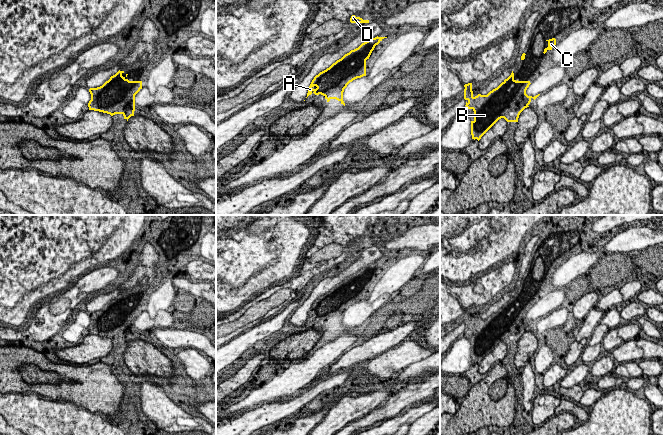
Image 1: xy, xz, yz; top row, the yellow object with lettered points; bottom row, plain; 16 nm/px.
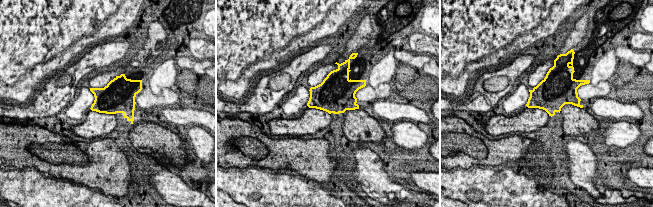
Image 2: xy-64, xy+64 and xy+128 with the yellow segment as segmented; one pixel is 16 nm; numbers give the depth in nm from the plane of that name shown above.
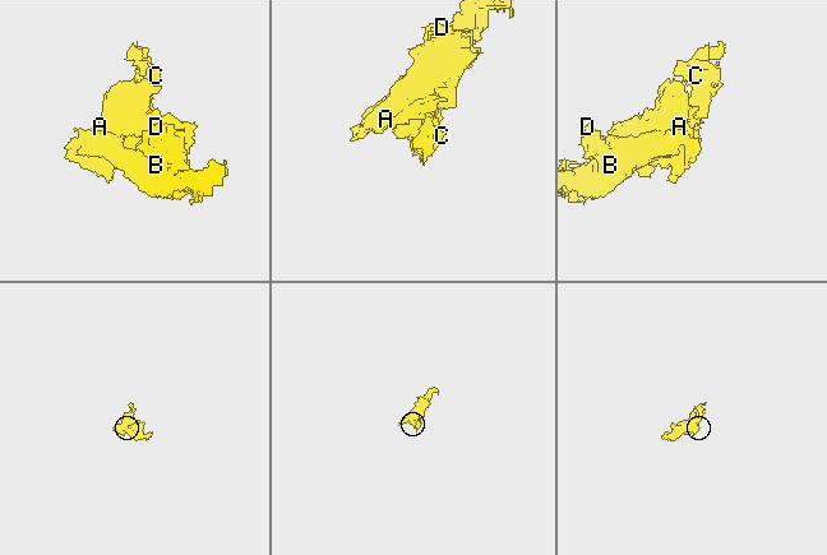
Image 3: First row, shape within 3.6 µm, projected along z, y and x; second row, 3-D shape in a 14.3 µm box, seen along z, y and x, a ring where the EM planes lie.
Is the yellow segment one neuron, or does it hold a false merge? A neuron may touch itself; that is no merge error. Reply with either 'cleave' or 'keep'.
keep

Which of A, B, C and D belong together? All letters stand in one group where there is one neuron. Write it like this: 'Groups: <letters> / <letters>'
Groups: A B C D

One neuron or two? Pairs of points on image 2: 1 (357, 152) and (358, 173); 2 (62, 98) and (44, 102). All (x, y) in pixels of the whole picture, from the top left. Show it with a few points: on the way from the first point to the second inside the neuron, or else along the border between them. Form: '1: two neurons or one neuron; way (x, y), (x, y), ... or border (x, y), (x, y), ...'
1: one neuron; way (359, 157), (359, 168)
2: one neuron; way (58, 98), (48, 101)

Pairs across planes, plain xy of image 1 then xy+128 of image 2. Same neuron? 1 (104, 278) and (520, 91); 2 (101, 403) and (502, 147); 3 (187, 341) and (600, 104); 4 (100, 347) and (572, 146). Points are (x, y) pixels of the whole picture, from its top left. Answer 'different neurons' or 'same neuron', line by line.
1: different neurons
2: same neuron
3: same neuron
4: different neurons

